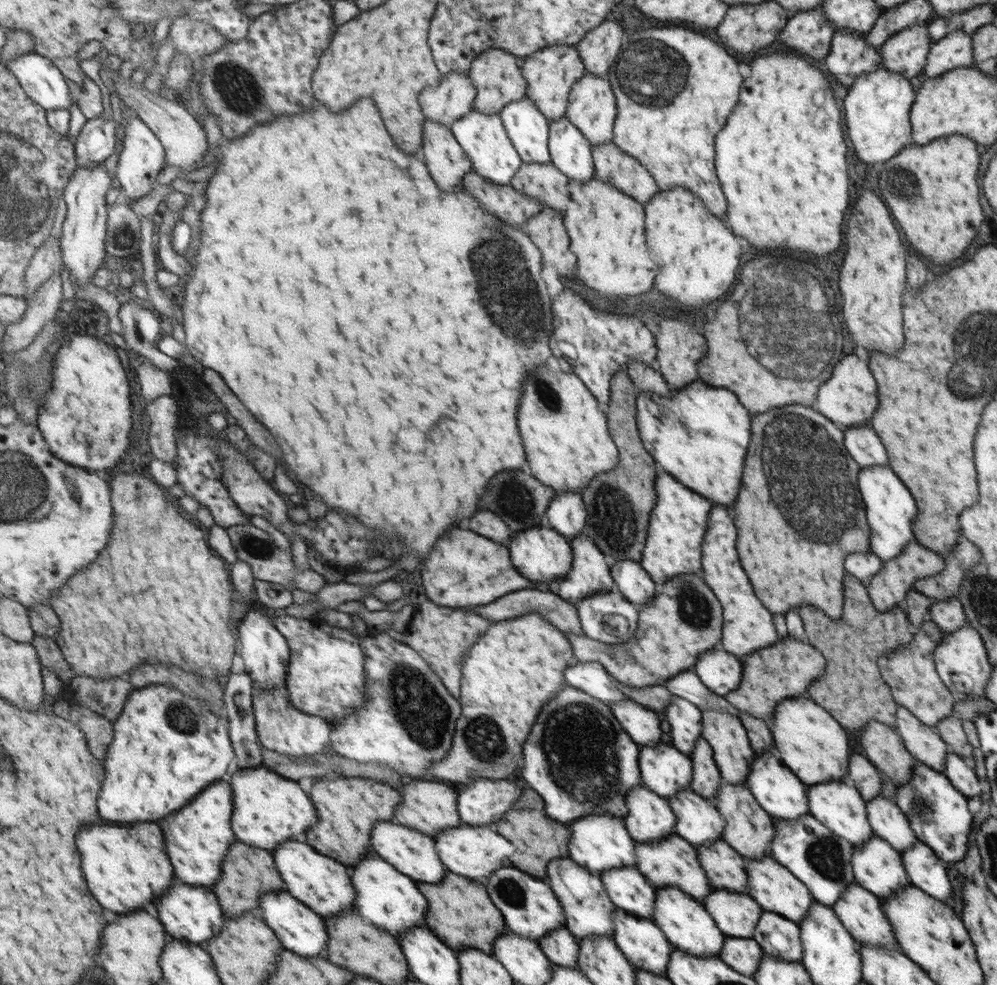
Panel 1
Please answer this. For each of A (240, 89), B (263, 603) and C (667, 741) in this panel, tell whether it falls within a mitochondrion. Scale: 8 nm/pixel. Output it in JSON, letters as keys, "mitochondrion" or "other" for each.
{"A":"mitochondrion","B":"other","C":"other"}

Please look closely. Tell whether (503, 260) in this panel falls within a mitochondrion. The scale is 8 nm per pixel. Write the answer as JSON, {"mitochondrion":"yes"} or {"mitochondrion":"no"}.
{"mitochondrion":"yes"}

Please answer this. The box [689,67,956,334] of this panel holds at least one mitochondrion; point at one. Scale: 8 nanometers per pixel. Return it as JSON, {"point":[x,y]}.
{"point":[904,184]}

